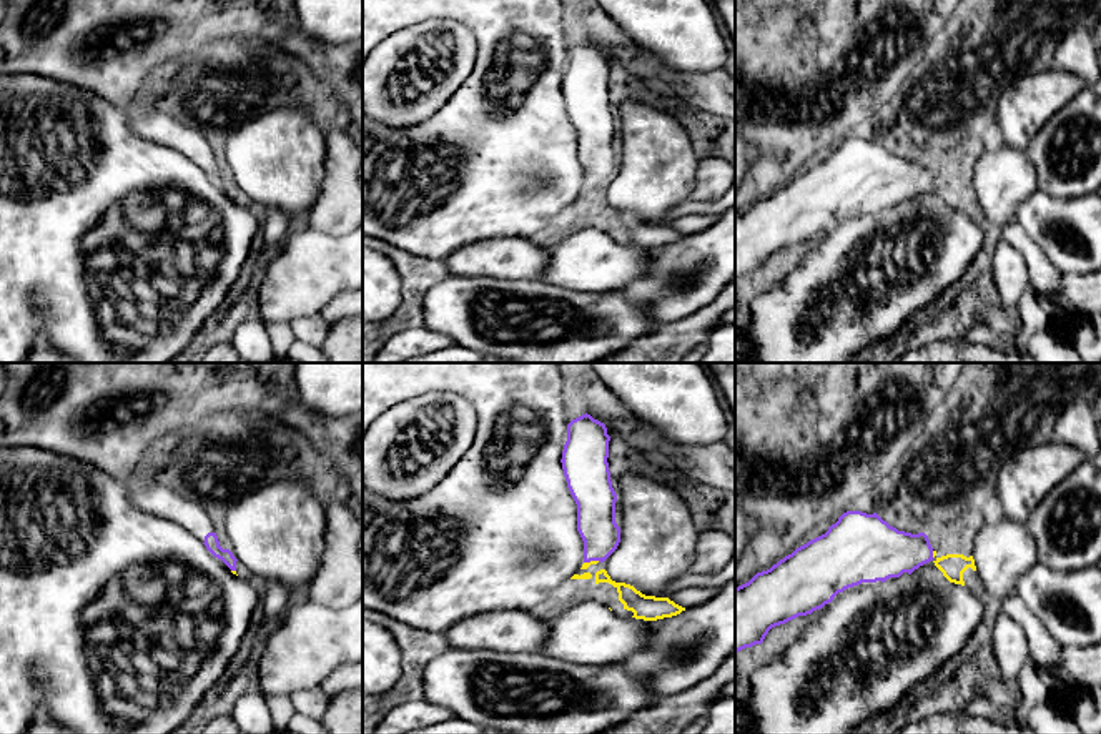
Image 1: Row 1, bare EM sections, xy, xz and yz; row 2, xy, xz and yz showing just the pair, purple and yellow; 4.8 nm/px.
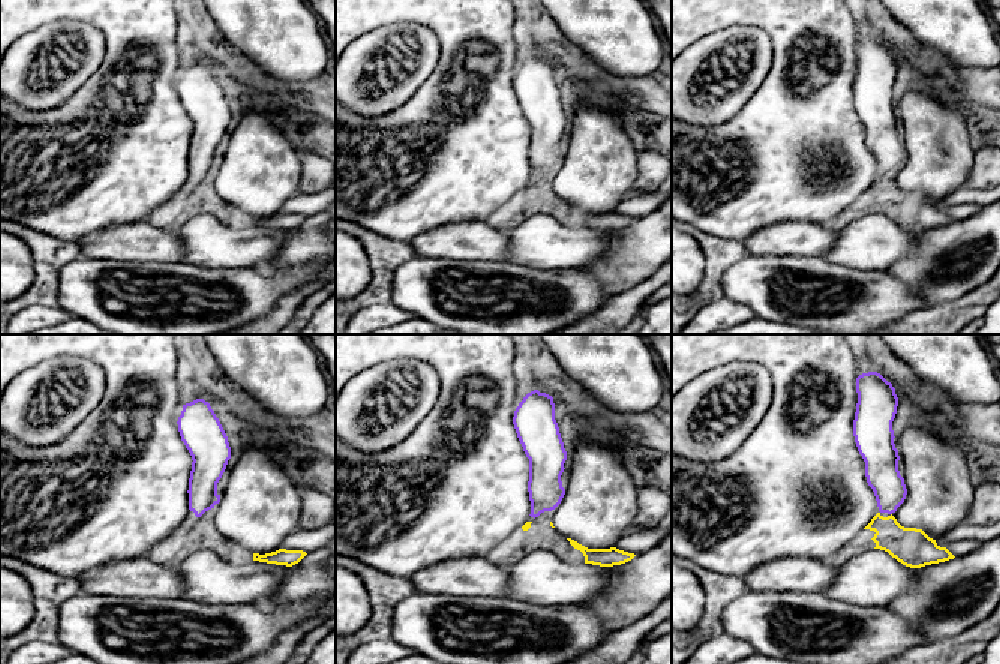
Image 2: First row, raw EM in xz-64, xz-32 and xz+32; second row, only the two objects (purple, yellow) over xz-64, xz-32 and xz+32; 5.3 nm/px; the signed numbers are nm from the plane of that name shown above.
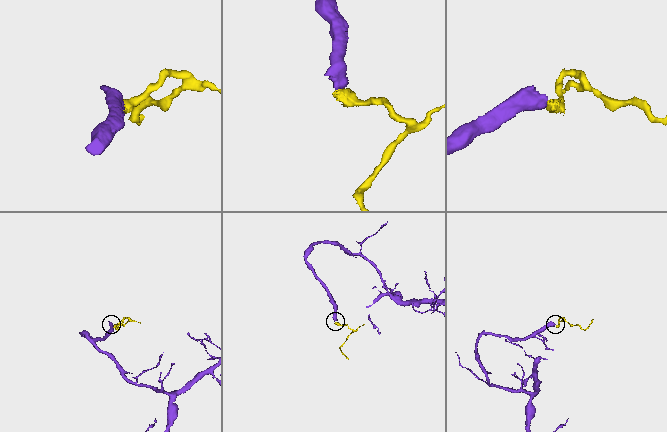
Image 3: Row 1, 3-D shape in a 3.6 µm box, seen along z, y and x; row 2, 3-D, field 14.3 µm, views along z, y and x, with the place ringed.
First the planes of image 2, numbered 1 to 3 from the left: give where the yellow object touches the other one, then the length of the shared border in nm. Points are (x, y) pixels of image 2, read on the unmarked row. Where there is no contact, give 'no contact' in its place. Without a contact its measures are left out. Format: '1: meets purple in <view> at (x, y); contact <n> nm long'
1: no contact
2: no contact
3: no contact

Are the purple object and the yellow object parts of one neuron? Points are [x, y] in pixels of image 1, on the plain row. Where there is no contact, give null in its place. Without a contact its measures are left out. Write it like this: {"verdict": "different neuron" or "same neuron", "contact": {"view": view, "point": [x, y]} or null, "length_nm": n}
{"verdict": "same neuron", "contact": {"view": "xz", "point": [591, 187]}, "length_nm": 70}

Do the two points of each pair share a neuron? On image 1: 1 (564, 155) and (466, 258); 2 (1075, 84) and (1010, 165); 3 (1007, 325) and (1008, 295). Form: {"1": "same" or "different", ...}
{"1": "different", "2": "same", "3": "different"}

